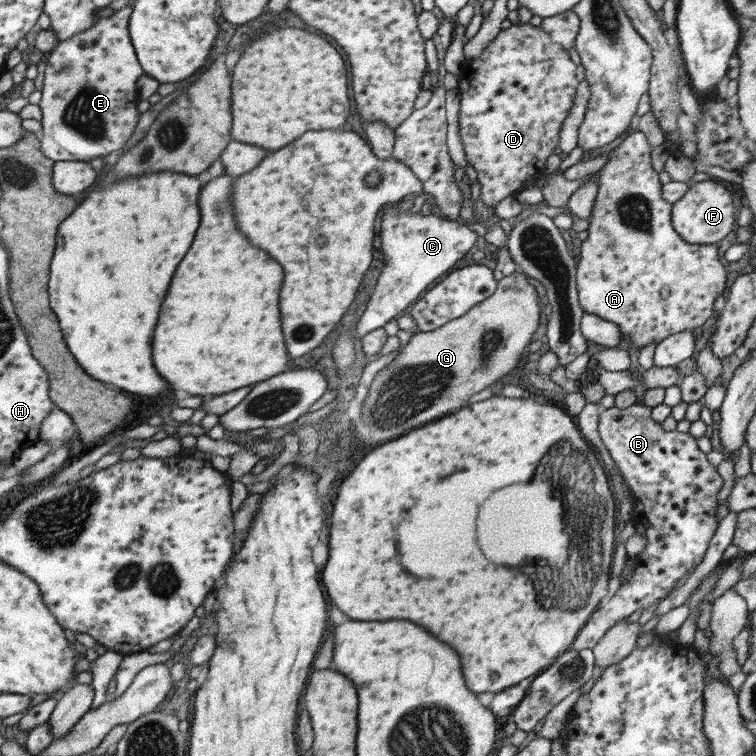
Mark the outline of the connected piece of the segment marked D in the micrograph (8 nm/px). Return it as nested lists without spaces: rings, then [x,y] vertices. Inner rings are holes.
[[[515,23],[502,29],[498,34],[486,45],[483,53],[478,58],[473,58],[463,62],[460,66],[457,80],[460,86],[460,140],[464,145],[464,152],[466,153],[466,159],[469,164],[473,166],[473,169],[478,173],[477,178],[481,188],[481,199],[484,204],[495,207],[496,204],[502,202],[504,198],[513,196],[522,188],[535,184],[537,180],[545,174],[544,163],[550,155],[554,155],[554,150],[559,147],[559,138],[564,120],[570,115],[570,109],[574,107],[574,101],[576,101],[576,88],[579,86],[579,82],[576,78],[577,65],[570,59],[570,53],[560,43],[555,43],[551,34],[547,33],[542,27],[533,26],[530,23]]]

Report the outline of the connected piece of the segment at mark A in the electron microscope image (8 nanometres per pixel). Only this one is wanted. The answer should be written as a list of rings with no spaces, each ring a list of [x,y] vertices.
[[[633,126],[627,128],[628,134],[624,136],[624,140],[620,142],[618,148],[614,149],[610,154],[610,160],[599,170],[599,177],[597,178],[598,190],[597,197],[594,201],[592,214],[588,221],[588,237],[582,241],[580,262],[577,264],[577,293],[579,296],[580,306],[586,312],[597,314],[604,320],[609,320],[618,325],[621,332],[621,338],[628,338],[632,342],[632,346],[642,349],[651,342],[662,342],[665,338],[668,338],[671,334],[678,334],[685,330],[698,329],[700,326],[713,315],[714,301],[722,294],[724,288],[726,288],[726,271],[724,264],[718,259],[718,248],[715,244],[690,244],[686,242],[672,227],[672,203],[668,203],[662,199],[660,192],[661,186],[658,173],[652,167],[651,152],[649,142],[646,135],[640,130],[634,129]]]

